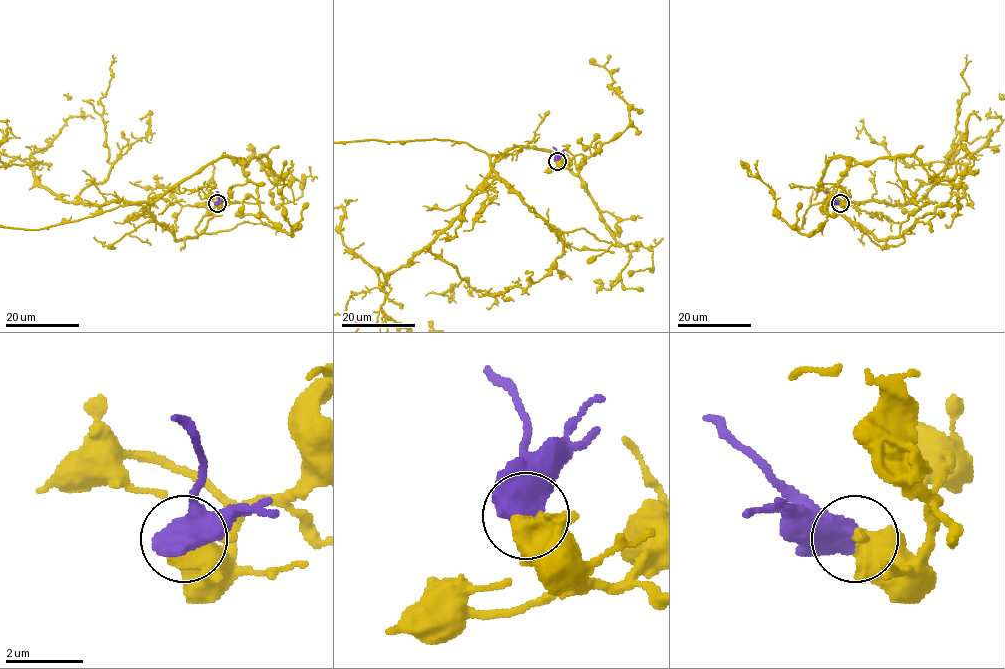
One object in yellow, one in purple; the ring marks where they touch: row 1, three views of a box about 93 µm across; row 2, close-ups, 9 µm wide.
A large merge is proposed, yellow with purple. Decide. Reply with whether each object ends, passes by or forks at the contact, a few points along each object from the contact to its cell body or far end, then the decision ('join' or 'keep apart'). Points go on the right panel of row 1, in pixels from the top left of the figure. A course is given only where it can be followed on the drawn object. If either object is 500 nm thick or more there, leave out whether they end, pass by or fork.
purple runs (839, 203), (825, 191); join

